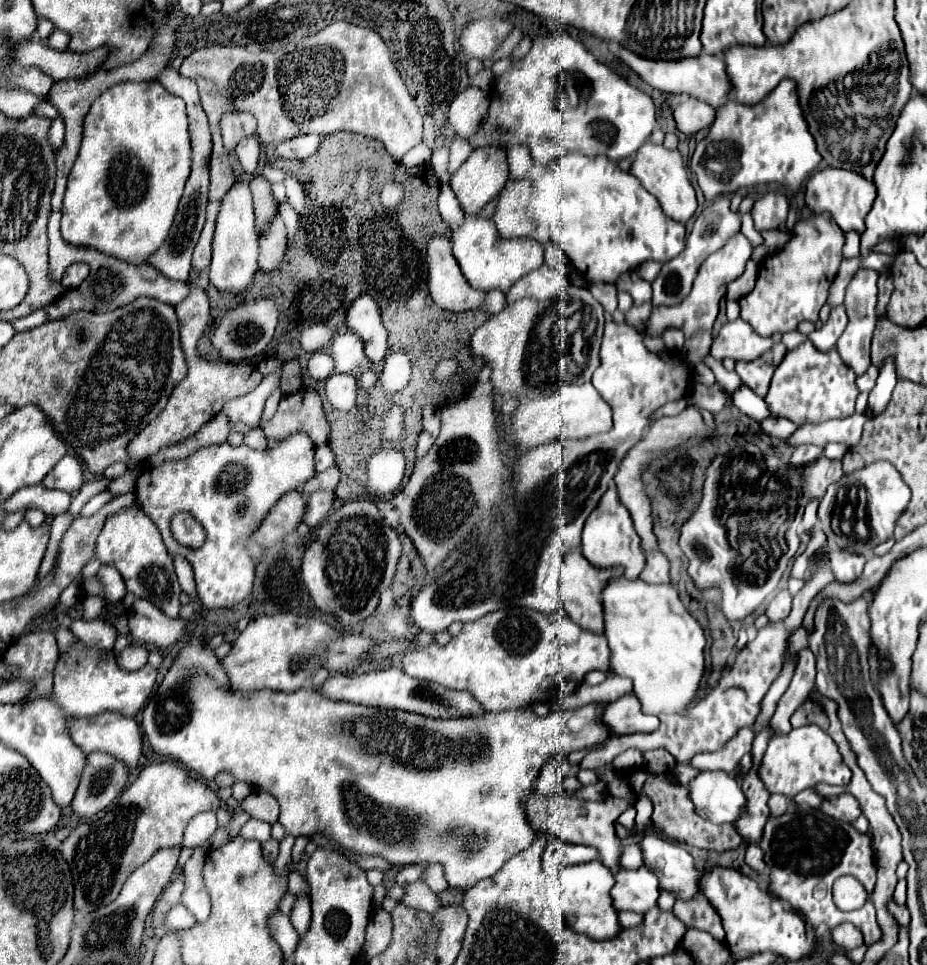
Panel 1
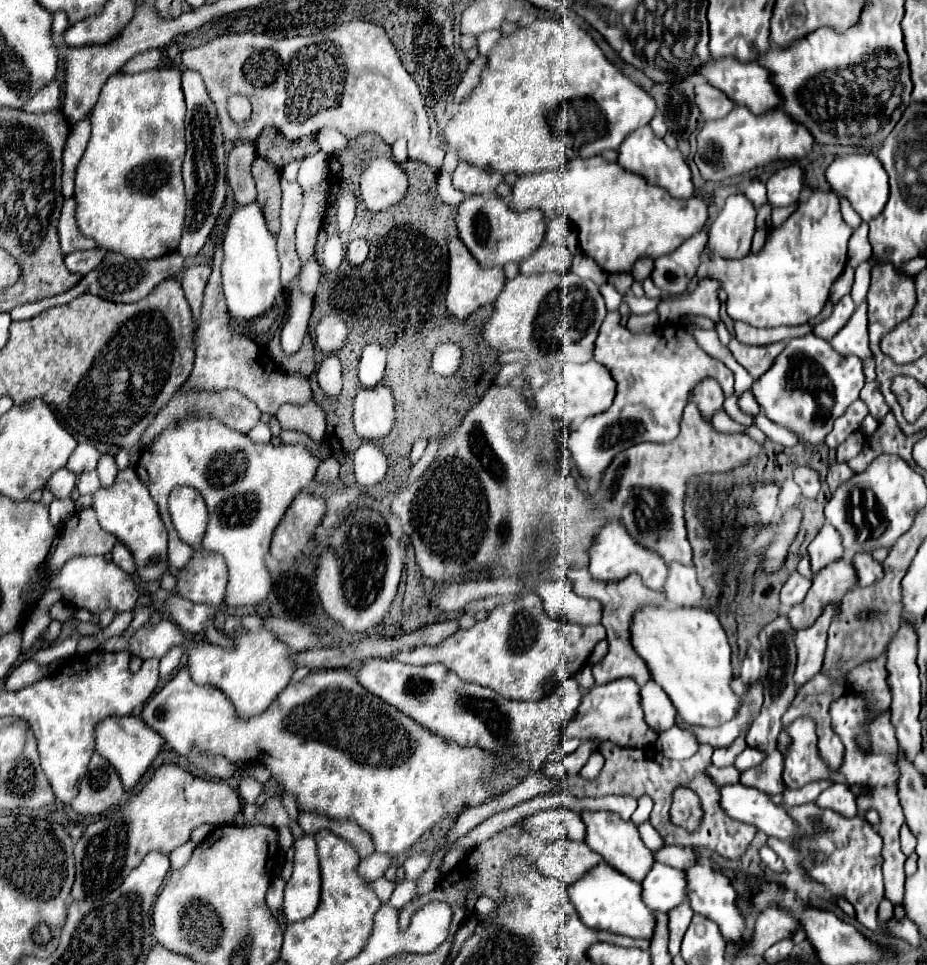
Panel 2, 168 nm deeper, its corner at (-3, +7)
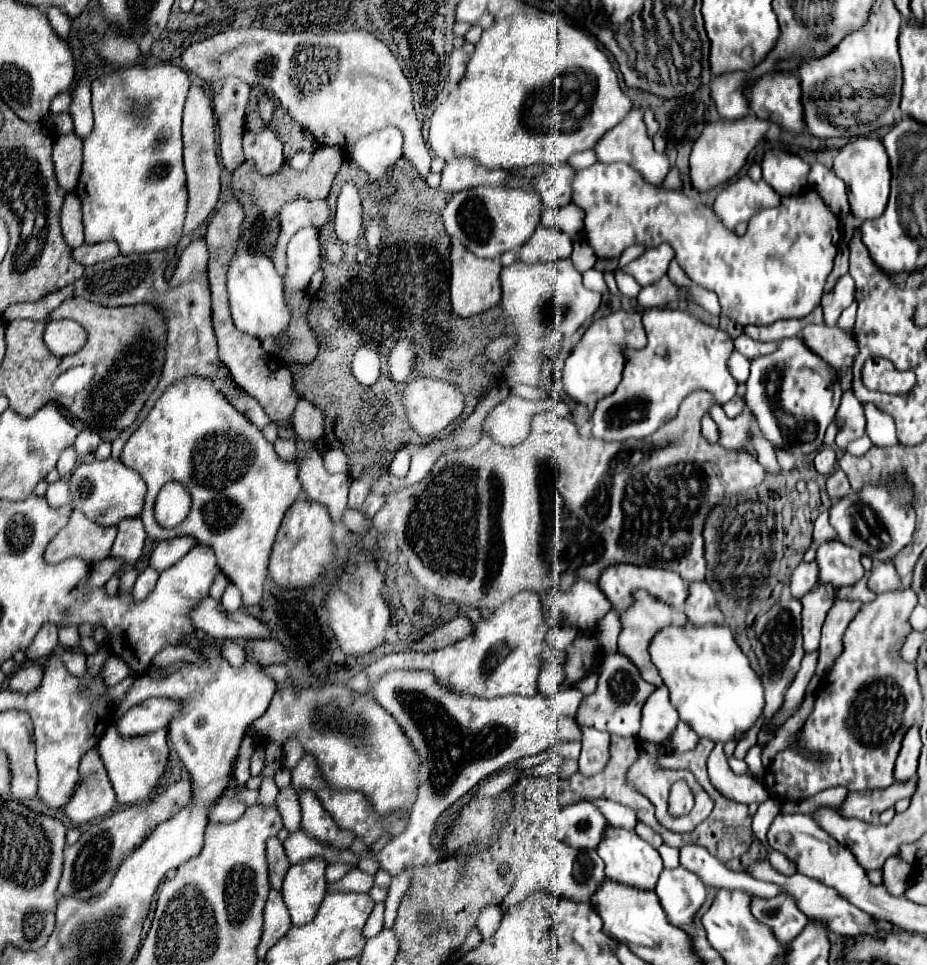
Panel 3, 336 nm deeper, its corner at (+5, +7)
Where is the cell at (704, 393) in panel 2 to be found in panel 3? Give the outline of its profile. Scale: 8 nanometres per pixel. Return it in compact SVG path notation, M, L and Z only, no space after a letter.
M712 406L708 414L718 424L718 430L720 430L718 444L720 446L734 448L734 450L752 450L750 448L750 438L752 438L752 420L754 420L754 416L748 410L748 406L736 418L728 418L726 412L722 410L722 406Z

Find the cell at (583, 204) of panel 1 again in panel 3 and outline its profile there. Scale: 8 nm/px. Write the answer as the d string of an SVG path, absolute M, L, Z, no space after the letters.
M592 164L590 168L578 170L574 176L574 204L584 212L584 232L600 258L618 258L624 248L632 244L660 246L662 242L670 244L676 252L680 268L692 278L694 284L712 290L718 294L722 304L722 314L730 320L748 326L768 326L780 318L804 318L818 304L824 294L826 278L832 272L834 256L840 240L840 220L832 208L818 196L814 188L806 188L796 196L782 196L780 206L762 210L750 218L748 232L738 236L730 232L714 214L714 210L698 200L686 198L678 190L664 190L660 186L650 186L638 176L636 170L630 170L626 164Z

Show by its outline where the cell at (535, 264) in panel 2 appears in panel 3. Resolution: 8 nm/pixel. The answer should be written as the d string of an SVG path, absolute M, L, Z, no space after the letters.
M540 224L532 238L520 248L518 258L522 262L552 262L568 258L572 254L572 240L560 228L546 228Z

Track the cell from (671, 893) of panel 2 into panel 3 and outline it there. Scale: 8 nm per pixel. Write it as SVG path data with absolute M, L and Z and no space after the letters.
M682 866L664 870L654 892L674 926L694 926L694 918L706 902L706 886L694 872Z

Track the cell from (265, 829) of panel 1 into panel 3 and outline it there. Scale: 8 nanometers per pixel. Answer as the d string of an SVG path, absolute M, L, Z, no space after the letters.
M226 796L210 812L210 822L234 822L234 820L238 820L244 814L244 810L246 810L244 800L234 798L234 796Z

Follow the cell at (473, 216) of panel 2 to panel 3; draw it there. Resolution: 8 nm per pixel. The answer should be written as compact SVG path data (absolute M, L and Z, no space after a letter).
M476 186L456 192L442 212L448 236L458 238L478 258L492 258L522 246L540 224L542 198L534 190L510 186Z

